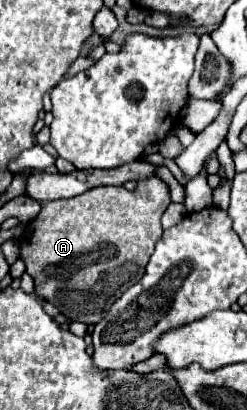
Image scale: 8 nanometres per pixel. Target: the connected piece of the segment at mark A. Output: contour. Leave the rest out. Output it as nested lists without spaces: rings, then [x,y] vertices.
[[[159,177],[139,181],[135,191],[127,191],[125,187],[95,187],[71,199],[43,203],[41,213],[25,225],[25,231],[19,237],[19,257],[35,281],[35,293],[53,303],[63,315],[65,307],[91,307],[85,313],[85,321],[101,321],[123,291],[143,277],[143,269],[155,249],[155,243],[163,235],[161,215],[169,203],[169,187]]]

